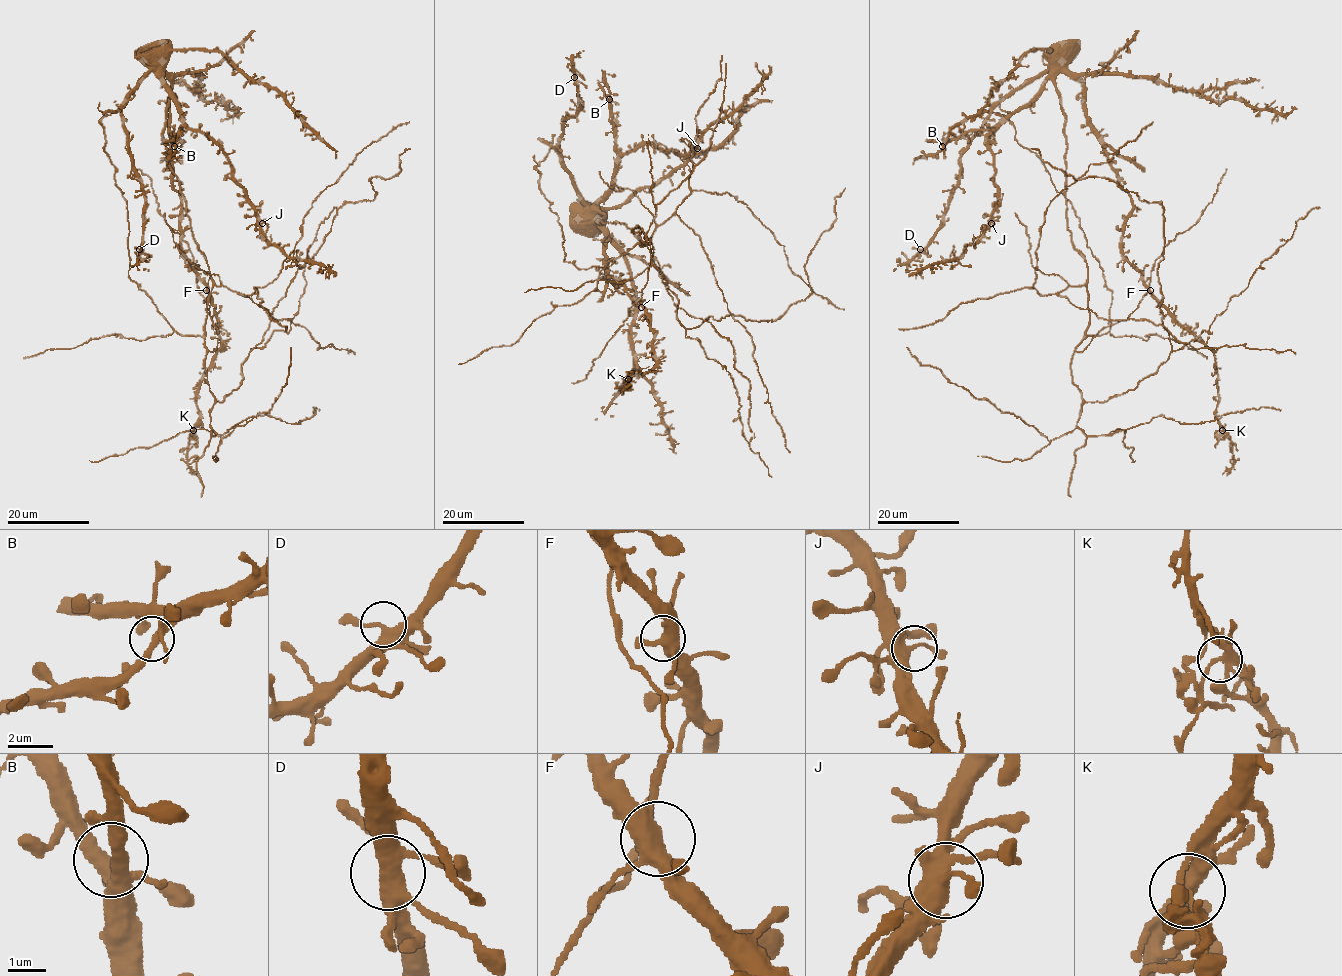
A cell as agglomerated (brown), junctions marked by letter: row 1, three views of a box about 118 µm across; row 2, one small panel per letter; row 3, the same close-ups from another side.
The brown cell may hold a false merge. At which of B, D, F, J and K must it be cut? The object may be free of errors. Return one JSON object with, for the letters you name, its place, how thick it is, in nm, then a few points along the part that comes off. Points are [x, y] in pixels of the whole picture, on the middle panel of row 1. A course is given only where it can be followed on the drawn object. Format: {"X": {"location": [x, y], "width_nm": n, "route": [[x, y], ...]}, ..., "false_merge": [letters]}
{"K": {"location": [628, 379], "width_nm": 320}, "false_merge": ["K"]}

